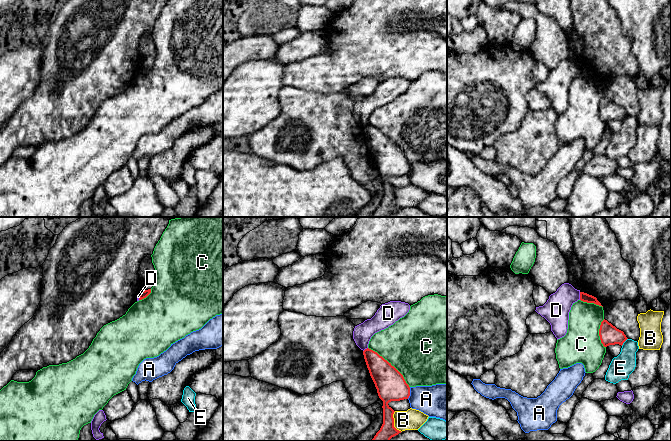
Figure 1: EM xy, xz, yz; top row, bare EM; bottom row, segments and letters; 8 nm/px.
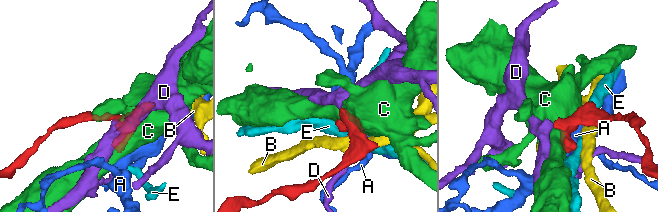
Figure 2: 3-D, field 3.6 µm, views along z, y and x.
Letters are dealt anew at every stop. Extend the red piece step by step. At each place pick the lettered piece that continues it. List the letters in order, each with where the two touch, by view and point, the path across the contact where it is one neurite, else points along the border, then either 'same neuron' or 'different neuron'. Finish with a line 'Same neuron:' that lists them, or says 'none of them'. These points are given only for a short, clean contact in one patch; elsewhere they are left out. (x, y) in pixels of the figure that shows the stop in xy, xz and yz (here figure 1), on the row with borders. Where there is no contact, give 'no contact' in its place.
A: meets red in xz at (409, 393); different neuron
B: meets red in xz at (393, 422); different neuron
C: meets red in xz at (390, 364); different neuron
D: meets red in yz at (580, 296); border along yz (579, 292), (580, 299); different neuron
E: meets red in yz at (624, 341); border along yz (627, 338), (621, 345); different neuron
Same neuron: none of them

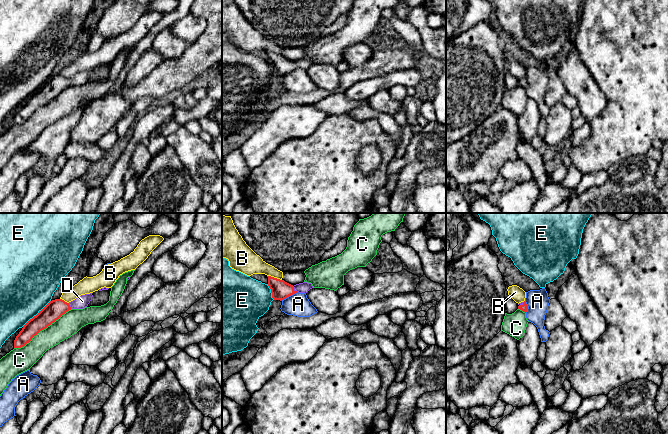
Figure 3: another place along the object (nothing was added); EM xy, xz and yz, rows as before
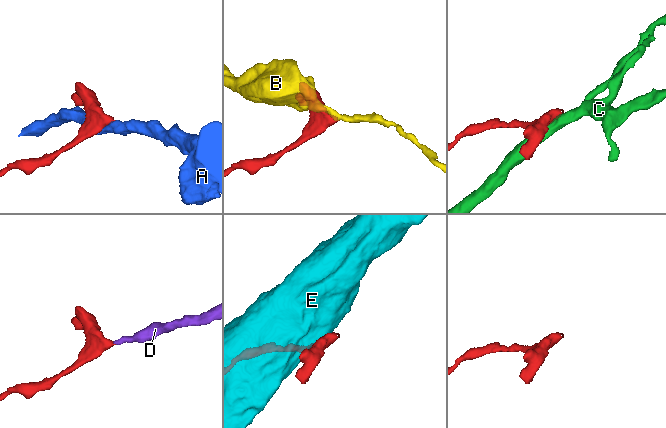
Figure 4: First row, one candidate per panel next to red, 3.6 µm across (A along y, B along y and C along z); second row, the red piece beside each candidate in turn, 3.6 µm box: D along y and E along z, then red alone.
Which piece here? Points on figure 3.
A: meets red in xz at (289, 295); different neuron
B: meets red in xz at (273, 277); different neuron
C: meets red in xy at (42, 329); different neuron
D: meets red in xz at (293, 289); runs through xz (280, 290), (293, 289), (304, 287); same neuron
E: meets red in xy at (37, 314); different neuron
Same neuron: D

